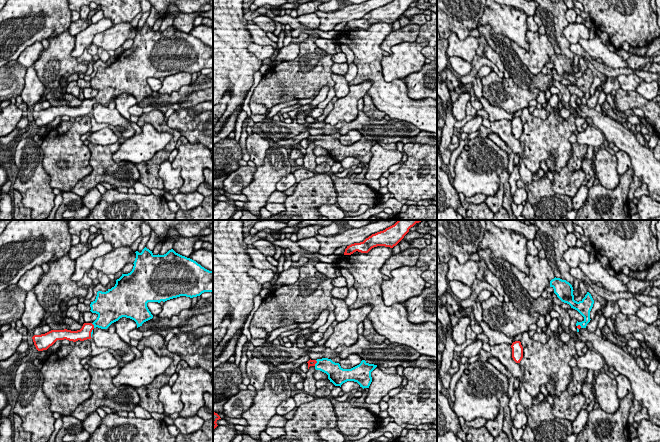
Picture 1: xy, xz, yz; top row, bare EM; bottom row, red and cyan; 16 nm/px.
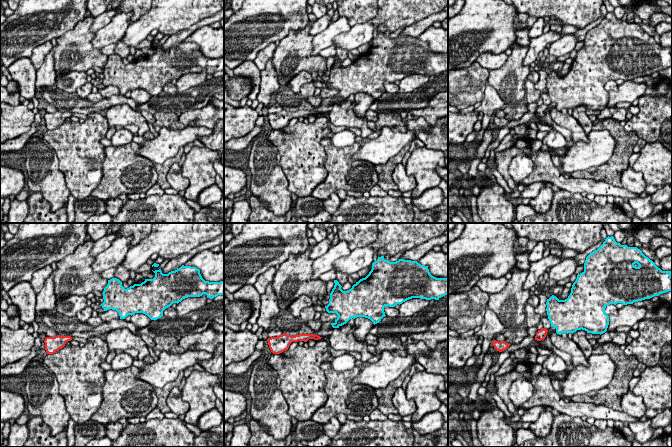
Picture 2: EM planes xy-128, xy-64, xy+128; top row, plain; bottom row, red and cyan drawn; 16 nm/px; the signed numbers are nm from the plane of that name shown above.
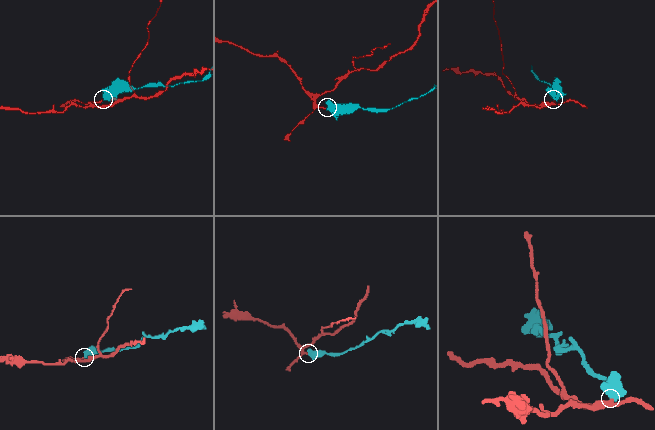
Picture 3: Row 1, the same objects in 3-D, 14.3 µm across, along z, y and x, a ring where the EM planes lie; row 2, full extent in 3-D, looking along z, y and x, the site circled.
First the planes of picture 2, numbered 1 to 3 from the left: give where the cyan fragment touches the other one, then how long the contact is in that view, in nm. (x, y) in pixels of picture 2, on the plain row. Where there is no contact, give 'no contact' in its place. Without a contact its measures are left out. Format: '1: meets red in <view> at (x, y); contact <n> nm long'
1: no contact
2: no contact
3: no contact

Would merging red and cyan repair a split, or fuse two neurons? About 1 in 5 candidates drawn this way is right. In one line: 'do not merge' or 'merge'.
merge

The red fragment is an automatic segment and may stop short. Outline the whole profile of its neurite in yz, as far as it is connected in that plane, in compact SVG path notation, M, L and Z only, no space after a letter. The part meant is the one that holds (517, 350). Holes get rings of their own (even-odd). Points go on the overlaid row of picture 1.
M515 341L511 345L512 358L516 363L520 363L523 358L523 347L520 341Z

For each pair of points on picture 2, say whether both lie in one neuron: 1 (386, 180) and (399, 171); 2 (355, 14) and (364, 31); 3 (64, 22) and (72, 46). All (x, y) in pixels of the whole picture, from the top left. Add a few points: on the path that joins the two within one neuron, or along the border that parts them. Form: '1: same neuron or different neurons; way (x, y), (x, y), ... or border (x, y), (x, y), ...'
1: different neurons; border (401, 162), (392, 174), (398, 189)
2: different neurons; border (378, 10), (365, 22), (356, 23), (351, 27)
3: different neurons; border (85, 17), (72, 29), (67, 30), (56, 38)

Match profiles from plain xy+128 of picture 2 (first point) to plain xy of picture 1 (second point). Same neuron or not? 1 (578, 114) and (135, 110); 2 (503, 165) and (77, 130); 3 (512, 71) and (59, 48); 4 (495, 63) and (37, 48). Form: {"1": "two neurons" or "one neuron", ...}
{"1": "two neurons", "2": "one neuron", "3": "one neuron", "4": "one neuron"}

